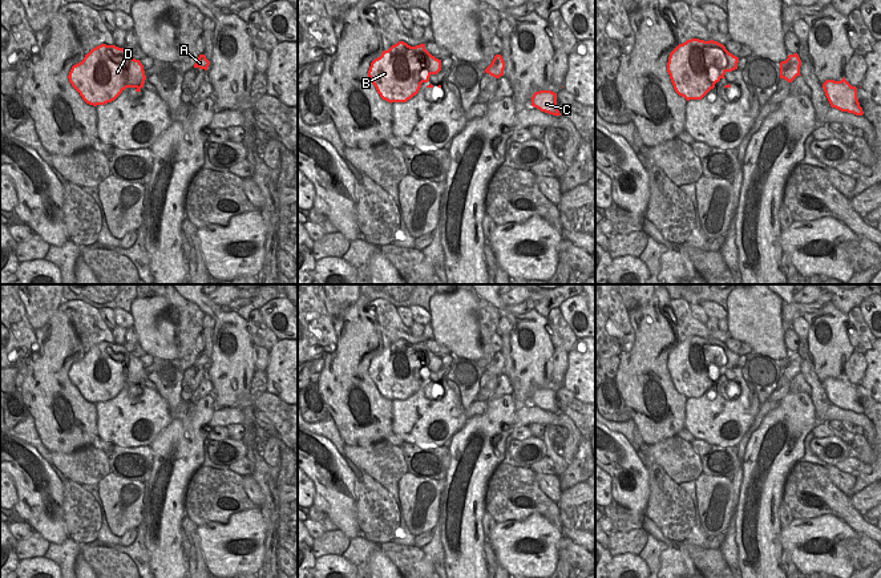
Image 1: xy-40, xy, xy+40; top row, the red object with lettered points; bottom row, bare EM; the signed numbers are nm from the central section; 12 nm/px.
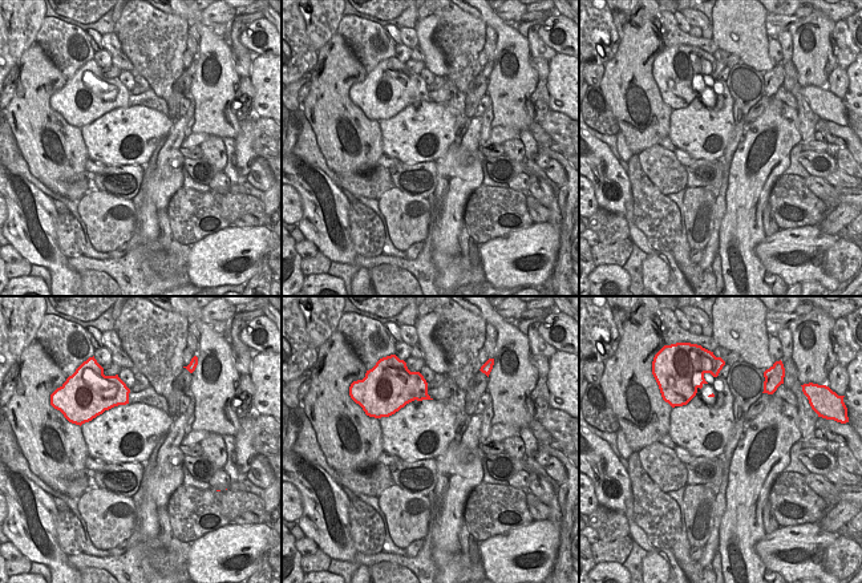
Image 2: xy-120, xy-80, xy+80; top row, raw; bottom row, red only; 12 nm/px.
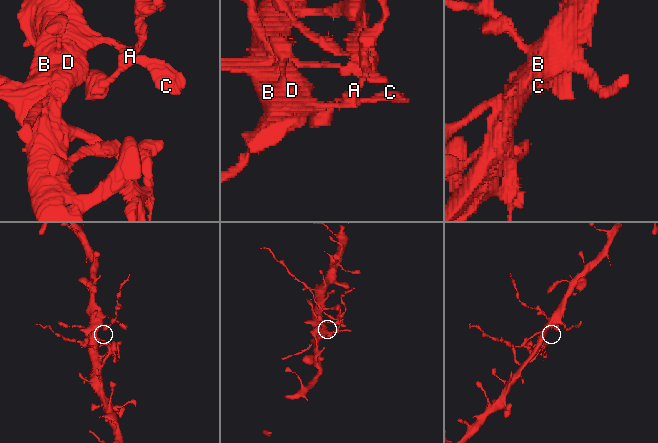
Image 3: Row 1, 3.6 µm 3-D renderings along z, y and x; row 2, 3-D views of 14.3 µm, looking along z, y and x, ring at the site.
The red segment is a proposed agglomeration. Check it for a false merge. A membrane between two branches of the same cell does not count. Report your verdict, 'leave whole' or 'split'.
split

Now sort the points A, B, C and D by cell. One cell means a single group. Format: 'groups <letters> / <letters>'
groups A / B C D

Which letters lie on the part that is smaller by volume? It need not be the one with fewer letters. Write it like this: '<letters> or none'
A

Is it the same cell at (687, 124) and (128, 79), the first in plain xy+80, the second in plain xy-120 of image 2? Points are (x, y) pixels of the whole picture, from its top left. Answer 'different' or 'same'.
different

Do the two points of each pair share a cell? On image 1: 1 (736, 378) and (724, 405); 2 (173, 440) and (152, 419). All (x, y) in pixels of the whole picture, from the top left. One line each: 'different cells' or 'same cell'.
1: same cell
2: different cells

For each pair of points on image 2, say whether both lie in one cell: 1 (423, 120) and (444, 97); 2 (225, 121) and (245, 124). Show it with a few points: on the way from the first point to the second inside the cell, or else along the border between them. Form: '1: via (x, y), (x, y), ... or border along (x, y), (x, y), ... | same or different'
1: border along (433, 101), (442, 105), (454, 117), (458, 128) | different
2: border along (237, 90), (233, 113), (238, 134), (234, 138) | different

